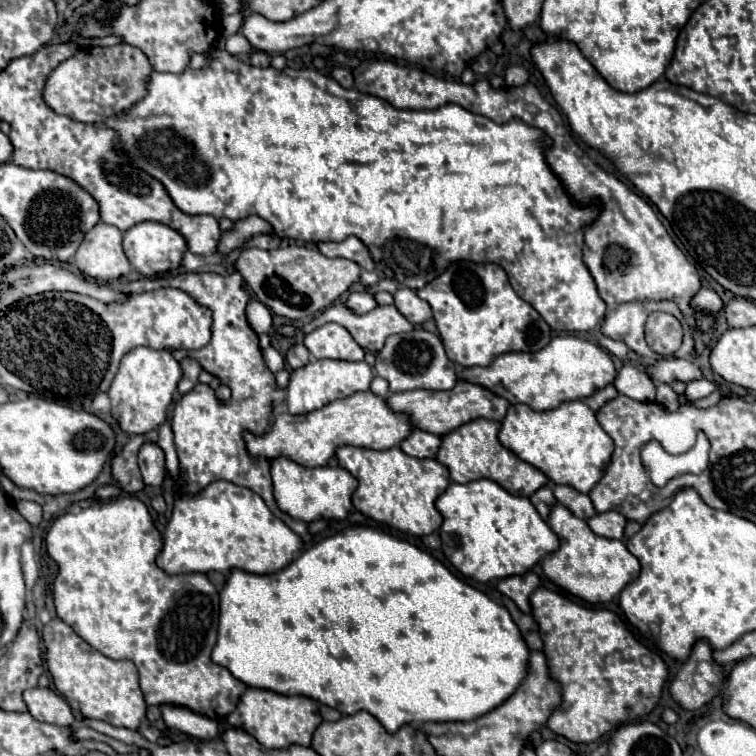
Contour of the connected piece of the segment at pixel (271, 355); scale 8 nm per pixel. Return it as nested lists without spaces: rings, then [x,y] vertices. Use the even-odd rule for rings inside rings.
[[[266,348],[264,352],[266,352],[266,366],[268,366],[274,374],[280,372],[280,370],[284,368],[284,358],[282,358],[282,354],[280,354],[276,348]]]

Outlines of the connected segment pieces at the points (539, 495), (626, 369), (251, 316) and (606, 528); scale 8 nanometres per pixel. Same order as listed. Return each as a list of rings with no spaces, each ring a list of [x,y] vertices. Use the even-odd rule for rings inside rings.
[[[542,486],[540,490],[536,490],[536,492],[530,496],[530,500],[532,500],[532,504],[536,506],[538,514],[540,514],[544,520],[548,520],[550,508],[556,504],[554,494],[552,494],[552,488],[550,488],[550,486]]]
[[[624,362],[614,380],[614,386],[620,394],[638,402],[654,402],[656,398],[656,386],[650,376],[644,372],[644,368],[636,368],[630,362]]]
[[[254,300],[248,306],[246,316],[248,316],[248,322],[250,322],[250,326],[252,326],[252,330],[256,334],[268,334],[268,332],[272,332],[272,316],[270,316],[270,310],[264,308],[258,300]]]
[[[610,510],[610,512],[602,512],[602,514],[596,514],[588,520],[588,526],[594,534],[598,536],[604,536],[604,538],[616,538],[616,540],[622,540],[622,534],[624,534],[624,526],[626,526],[626,518],[616,512],[616,510]]]

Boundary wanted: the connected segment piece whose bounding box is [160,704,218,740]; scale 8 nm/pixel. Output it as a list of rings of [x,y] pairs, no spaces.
[[[164,704],[160,706],[162,710],[162,718],[166,722],[168,728],[172,730],[180,730],[188,736],[196,736],[196,738],[214,738],[218,732],[216,732],[216,720],[210,720],[210,718],[204,718],[204,716],[198,716],[196,712],[190,712],[188,708],[178,708],[178,706],[172,706],[172,704]]]

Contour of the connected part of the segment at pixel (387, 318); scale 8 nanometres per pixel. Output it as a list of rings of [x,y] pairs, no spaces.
[[[334,304],[320,314],[320,326],[328,324],[328,322],[336,322],[336,324],[344,326],[352,334],[352,338],[364,350],[370,350],[372,354],[382,350],[388,336],[410,332],[414,328],[398,312],[396,306],[376,306],[372,312],[368,312],[364,316],[356,316],[356,314],[348,312],[348,308],[344,304]]]

